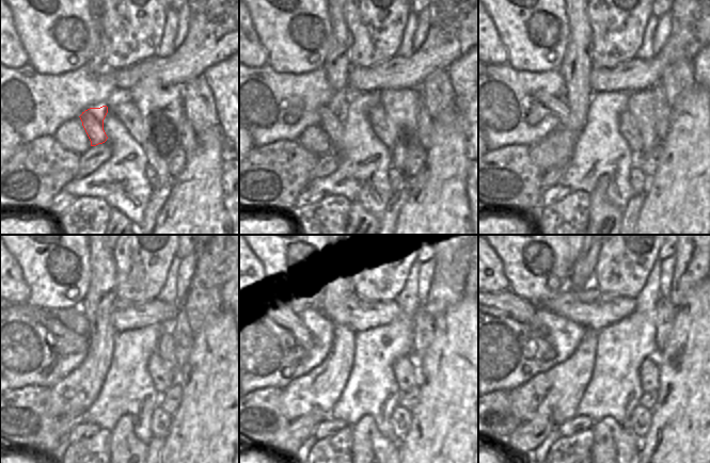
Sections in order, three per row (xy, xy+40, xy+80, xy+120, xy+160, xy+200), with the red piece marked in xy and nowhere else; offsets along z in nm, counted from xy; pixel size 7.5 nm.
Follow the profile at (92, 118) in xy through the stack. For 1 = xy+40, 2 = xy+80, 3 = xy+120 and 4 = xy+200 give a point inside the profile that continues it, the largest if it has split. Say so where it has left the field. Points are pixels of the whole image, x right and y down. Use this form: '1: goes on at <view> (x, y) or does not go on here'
1: goes on at xy+40 (331, 123)
2: goes on at xy+80 (561, 110)
3: goes on at xy+120 (52, 324)
4: goes on at xy+200 (506, 303)

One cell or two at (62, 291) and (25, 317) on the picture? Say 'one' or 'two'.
two

